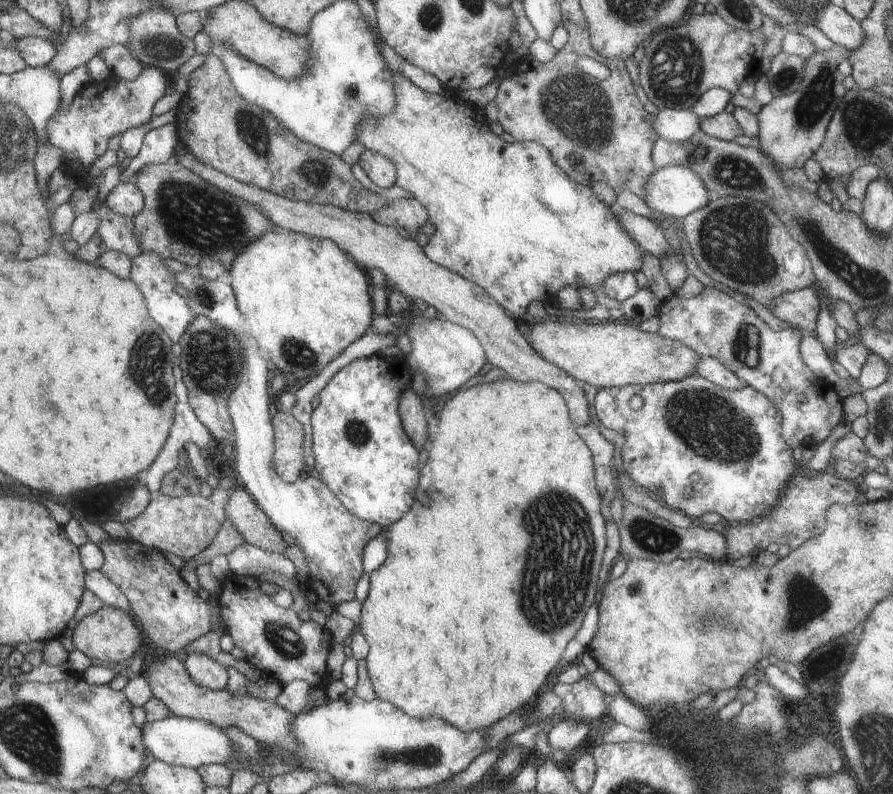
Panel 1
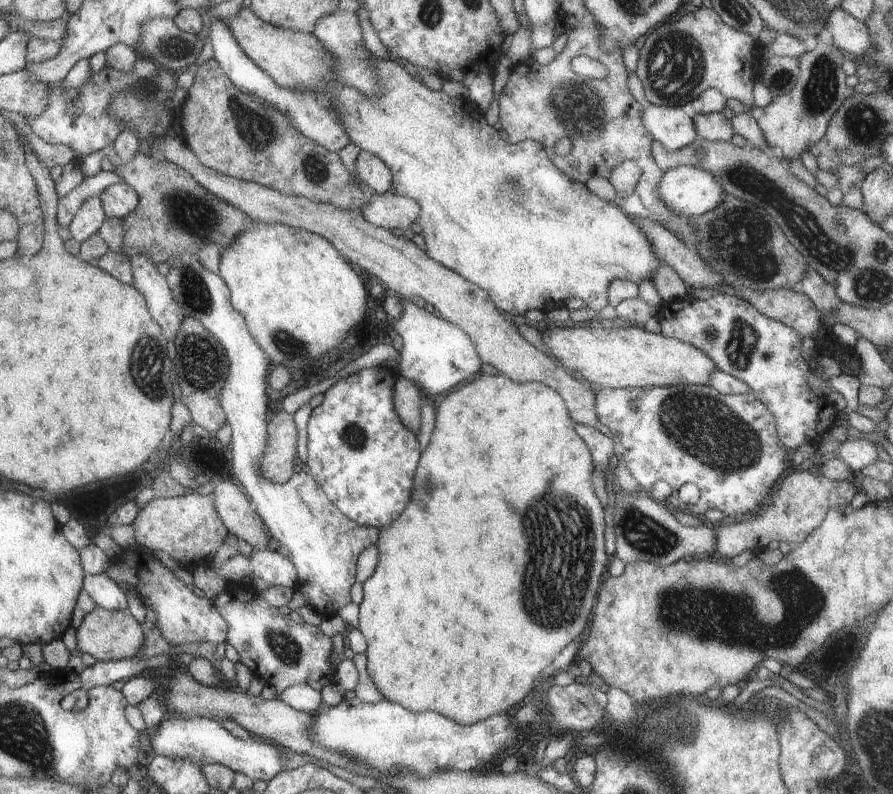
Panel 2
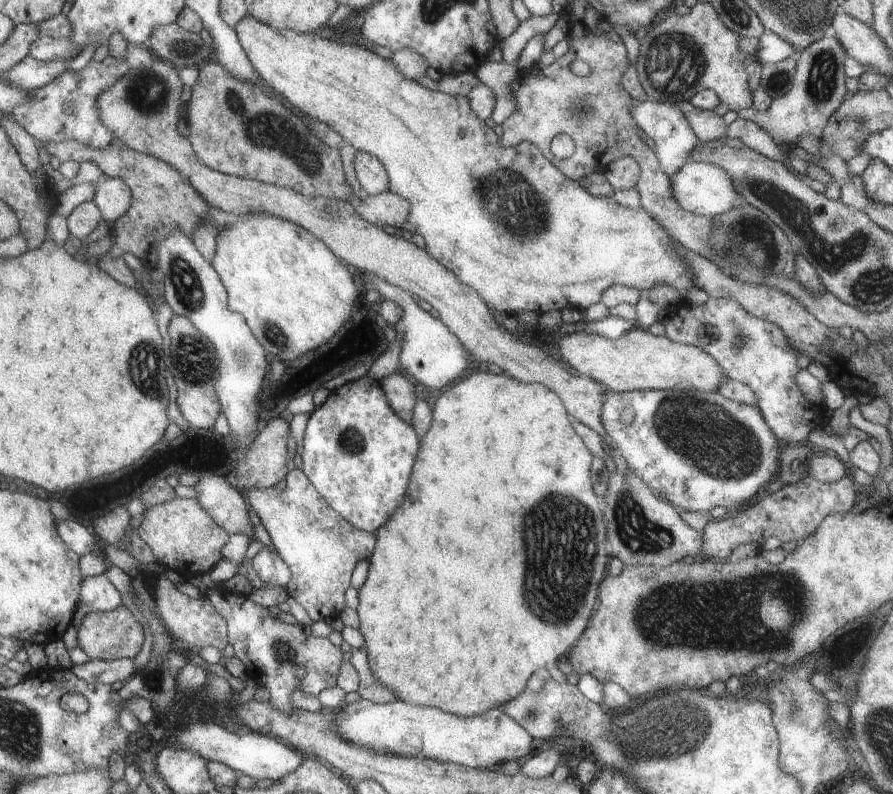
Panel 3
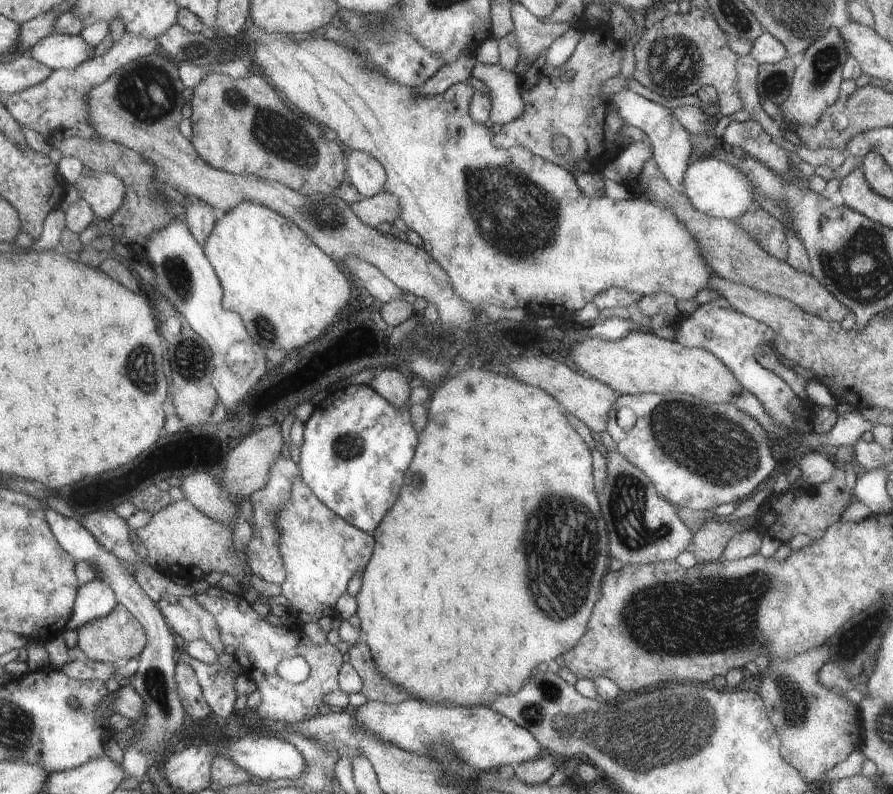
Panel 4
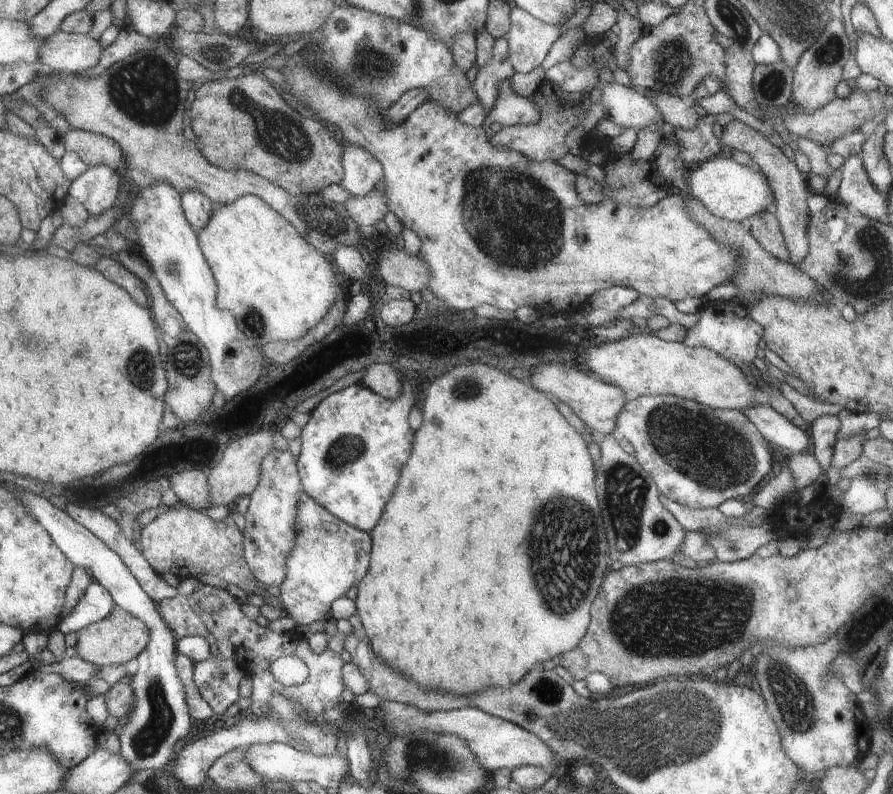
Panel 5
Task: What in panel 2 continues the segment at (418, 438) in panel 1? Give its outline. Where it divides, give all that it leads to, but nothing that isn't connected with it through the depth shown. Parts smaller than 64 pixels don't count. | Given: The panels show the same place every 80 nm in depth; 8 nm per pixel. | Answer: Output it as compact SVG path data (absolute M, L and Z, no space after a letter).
M399 376L393 386L393 403L405 427L417 433L421 427L422 394L420 390L407 378Z

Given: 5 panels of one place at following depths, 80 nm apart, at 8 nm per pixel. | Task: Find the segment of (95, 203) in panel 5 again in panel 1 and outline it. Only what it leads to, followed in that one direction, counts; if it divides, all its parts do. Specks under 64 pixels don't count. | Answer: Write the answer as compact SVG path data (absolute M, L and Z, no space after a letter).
M121 182L110 191L105 203L119 215L135 217L145 208L145 197L134 182Z

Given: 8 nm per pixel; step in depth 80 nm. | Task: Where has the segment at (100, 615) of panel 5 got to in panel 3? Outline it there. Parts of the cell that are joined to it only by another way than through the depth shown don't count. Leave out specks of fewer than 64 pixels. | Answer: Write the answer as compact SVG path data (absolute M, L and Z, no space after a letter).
M106 573L86 577L82 583L81 599L87 614L92 611L111 611L122 605L122 594L106 577Z

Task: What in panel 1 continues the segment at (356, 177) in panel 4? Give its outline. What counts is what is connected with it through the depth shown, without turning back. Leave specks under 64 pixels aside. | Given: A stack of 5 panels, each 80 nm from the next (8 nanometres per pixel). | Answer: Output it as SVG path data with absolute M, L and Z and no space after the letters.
M366 149L358 164L364 169L368 178L380 188L390 188L397 182L397 168L394 160L382 153Z

